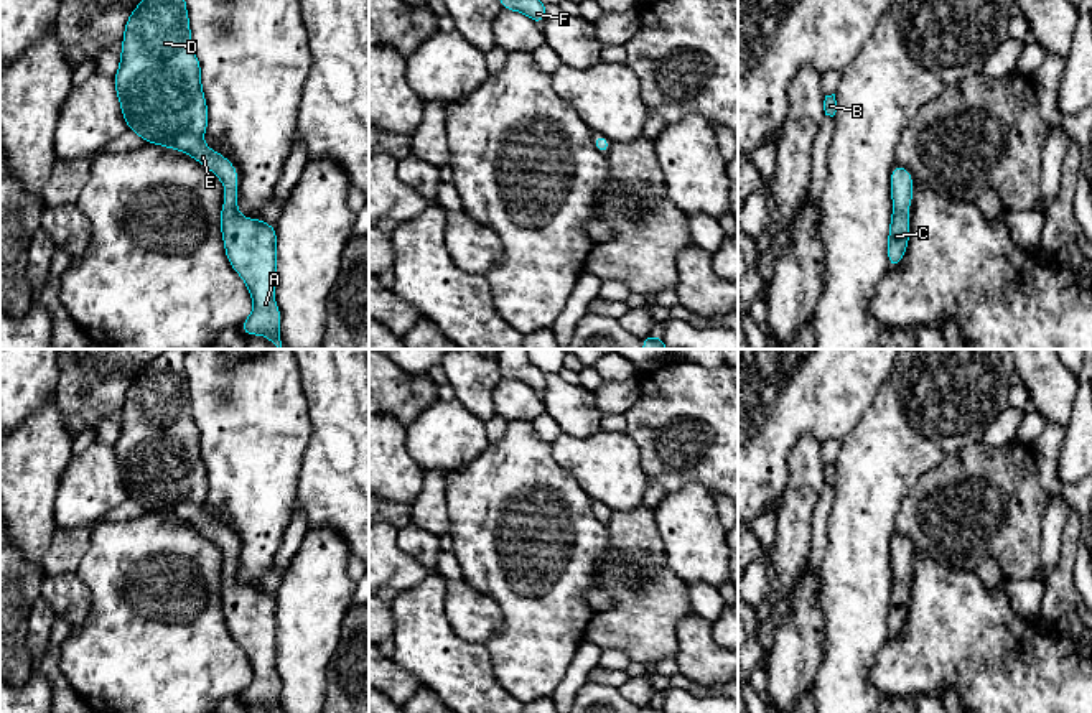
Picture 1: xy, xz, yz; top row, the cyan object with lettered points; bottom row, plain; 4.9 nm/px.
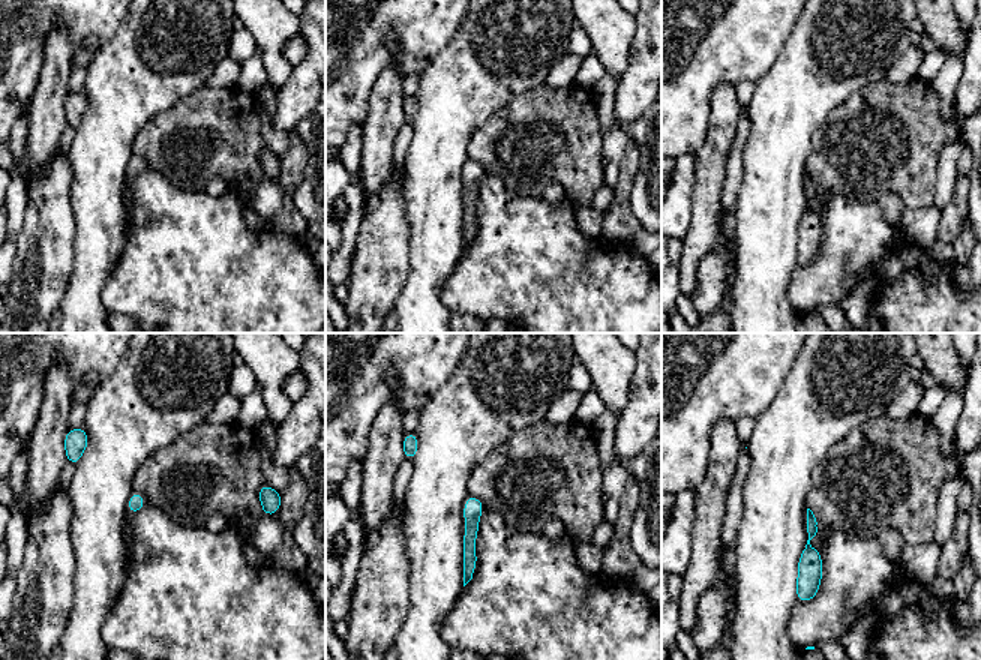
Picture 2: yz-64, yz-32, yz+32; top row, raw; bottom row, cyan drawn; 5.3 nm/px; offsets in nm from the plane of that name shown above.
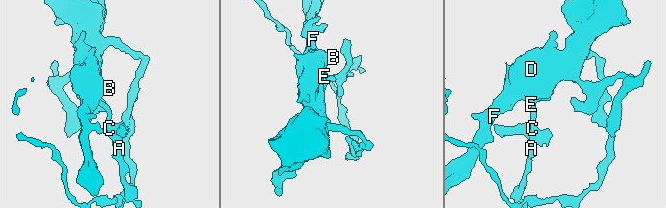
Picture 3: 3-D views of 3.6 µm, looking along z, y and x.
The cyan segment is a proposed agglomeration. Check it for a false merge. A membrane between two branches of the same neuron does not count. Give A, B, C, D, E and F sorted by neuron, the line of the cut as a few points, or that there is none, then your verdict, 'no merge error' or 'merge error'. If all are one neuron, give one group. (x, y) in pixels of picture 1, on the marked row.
A B C D E F | no cut | no merge error

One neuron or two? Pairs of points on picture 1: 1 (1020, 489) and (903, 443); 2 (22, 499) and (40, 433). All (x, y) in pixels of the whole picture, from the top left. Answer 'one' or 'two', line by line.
1: two
2: one

